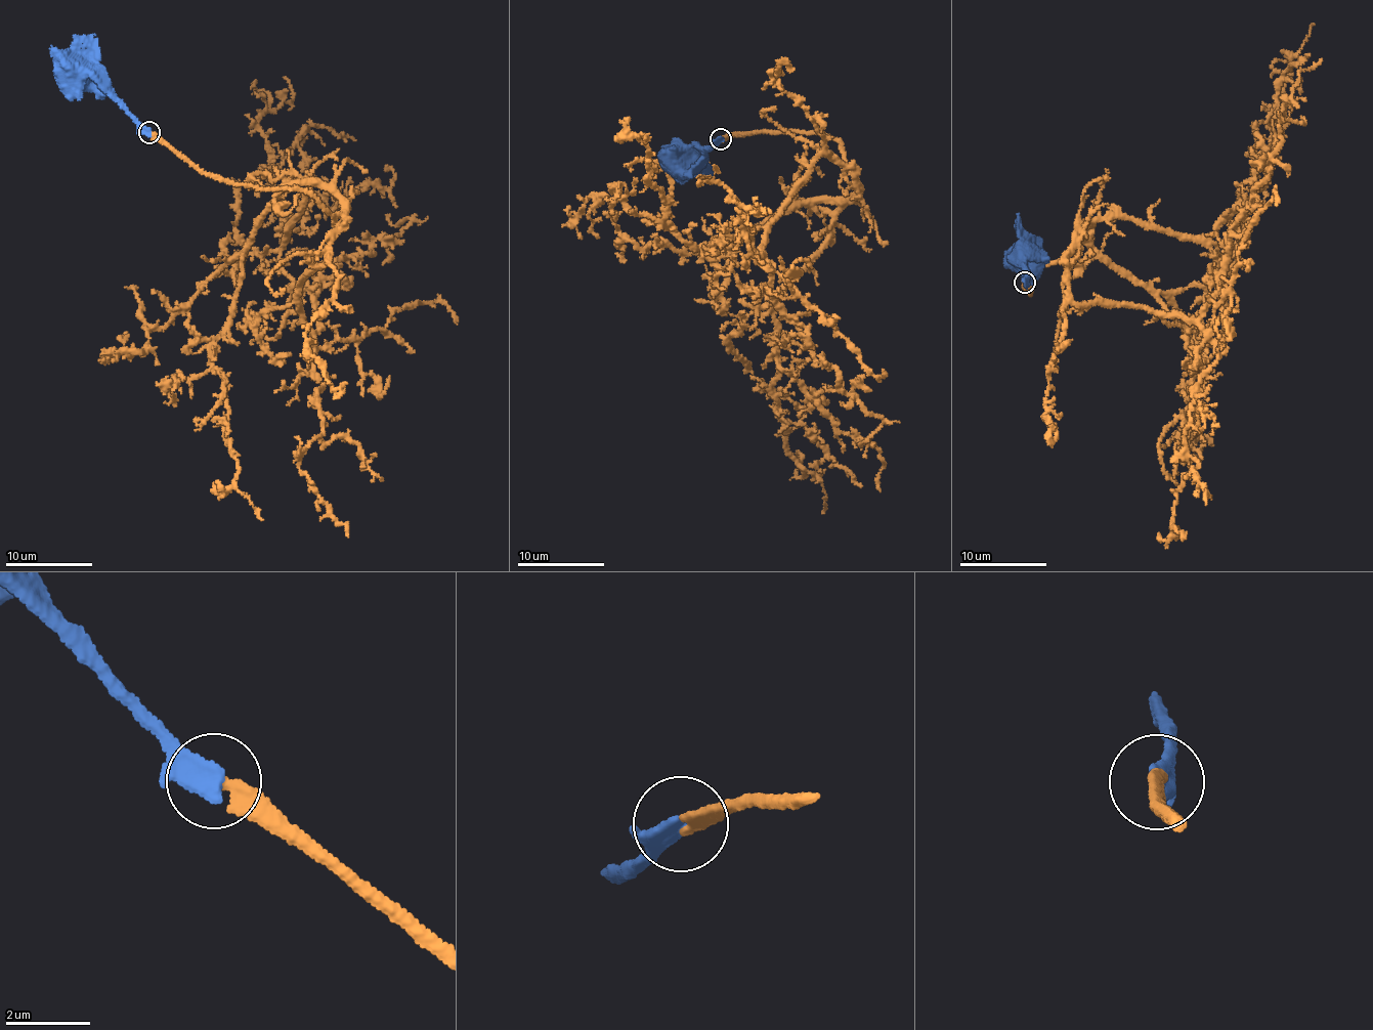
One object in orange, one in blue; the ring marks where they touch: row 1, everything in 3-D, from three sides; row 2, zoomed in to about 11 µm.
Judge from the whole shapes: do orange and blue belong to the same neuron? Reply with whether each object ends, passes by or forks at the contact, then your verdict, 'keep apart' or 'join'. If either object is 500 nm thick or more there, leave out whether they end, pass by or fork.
orange ends there; blue ends there; join

